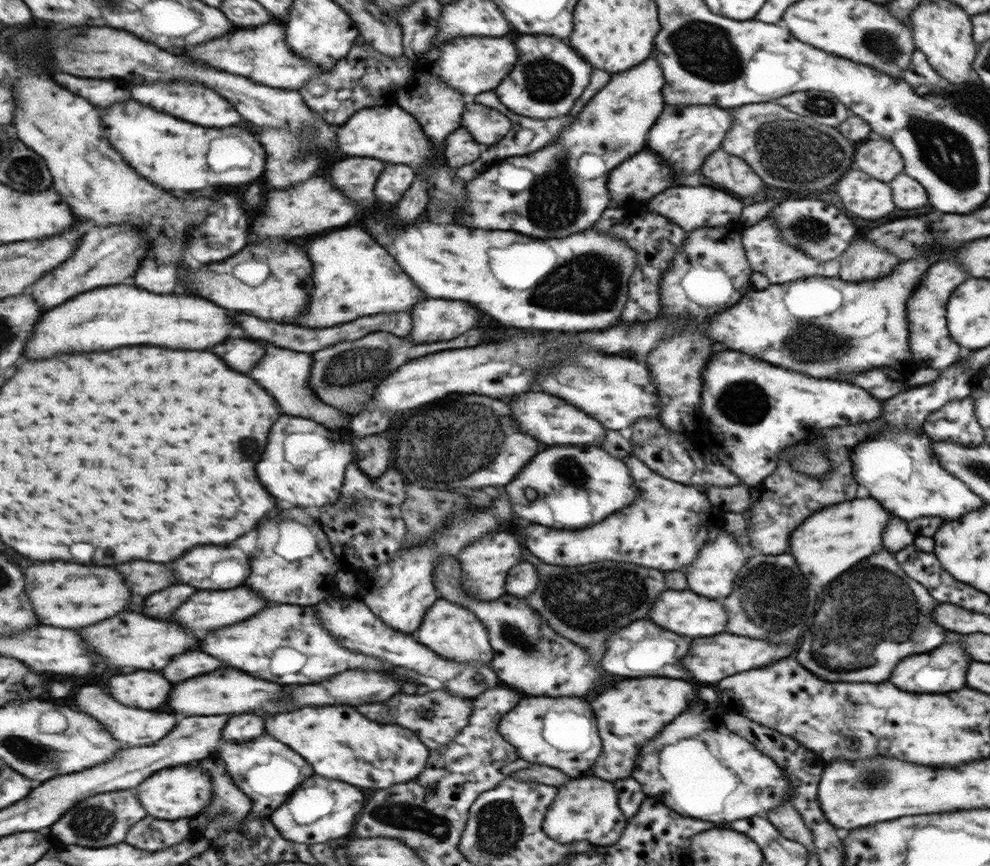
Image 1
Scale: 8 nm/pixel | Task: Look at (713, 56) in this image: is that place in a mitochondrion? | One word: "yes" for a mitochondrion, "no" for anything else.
yes

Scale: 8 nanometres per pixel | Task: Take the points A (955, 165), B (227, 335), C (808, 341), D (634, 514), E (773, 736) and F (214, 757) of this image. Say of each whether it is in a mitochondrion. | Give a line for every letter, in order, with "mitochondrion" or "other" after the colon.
A: mitochondrion
B: other
C: mitochondrion
D: other
E: other
F: other

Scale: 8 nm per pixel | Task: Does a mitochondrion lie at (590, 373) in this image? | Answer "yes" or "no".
yes

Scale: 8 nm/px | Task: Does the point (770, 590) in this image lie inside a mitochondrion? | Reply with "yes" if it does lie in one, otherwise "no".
yes

